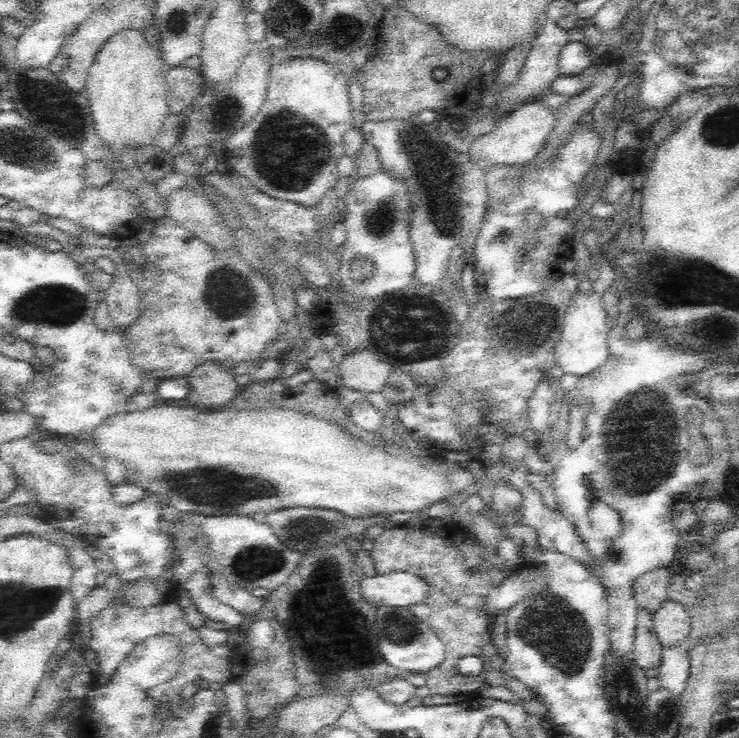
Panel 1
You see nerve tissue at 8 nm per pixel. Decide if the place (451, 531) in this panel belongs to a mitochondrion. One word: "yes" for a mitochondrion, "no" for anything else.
no

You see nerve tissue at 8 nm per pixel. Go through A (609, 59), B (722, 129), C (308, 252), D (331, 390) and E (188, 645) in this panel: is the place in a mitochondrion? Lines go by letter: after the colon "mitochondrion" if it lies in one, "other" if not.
A: other
B: mitochondrion
C: other
D: other
E: other

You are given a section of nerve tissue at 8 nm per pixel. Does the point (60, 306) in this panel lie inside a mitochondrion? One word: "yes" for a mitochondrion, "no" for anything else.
yes

